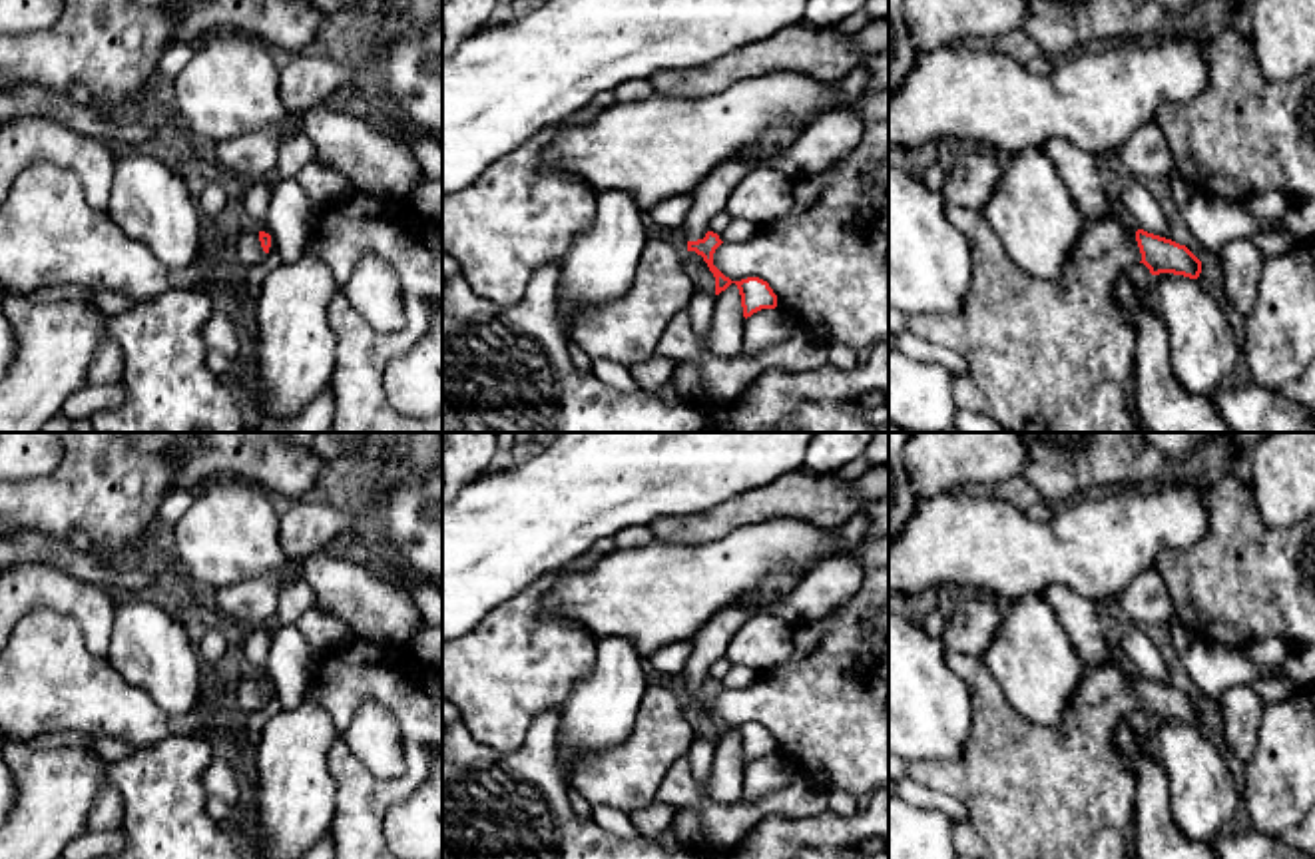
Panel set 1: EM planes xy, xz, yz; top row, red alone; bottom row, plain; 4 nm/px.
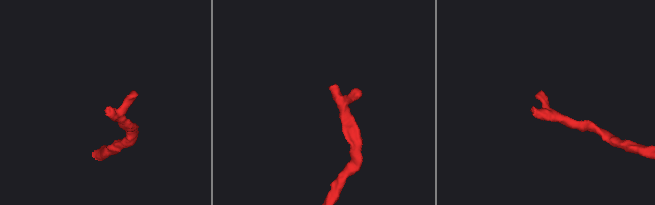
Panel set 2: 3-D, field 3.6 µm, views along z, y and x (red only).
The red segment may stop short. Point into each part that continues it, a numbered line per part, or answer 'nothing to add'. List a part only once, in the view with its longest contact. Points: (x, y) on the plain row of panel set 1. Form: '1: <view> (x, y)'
1: yz (1033, 792)

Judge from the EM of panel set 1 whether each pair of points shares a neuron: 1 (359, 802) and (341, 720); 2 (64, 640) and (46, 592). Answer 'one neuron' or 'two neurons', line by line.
1: one neuron
2: two neurons

